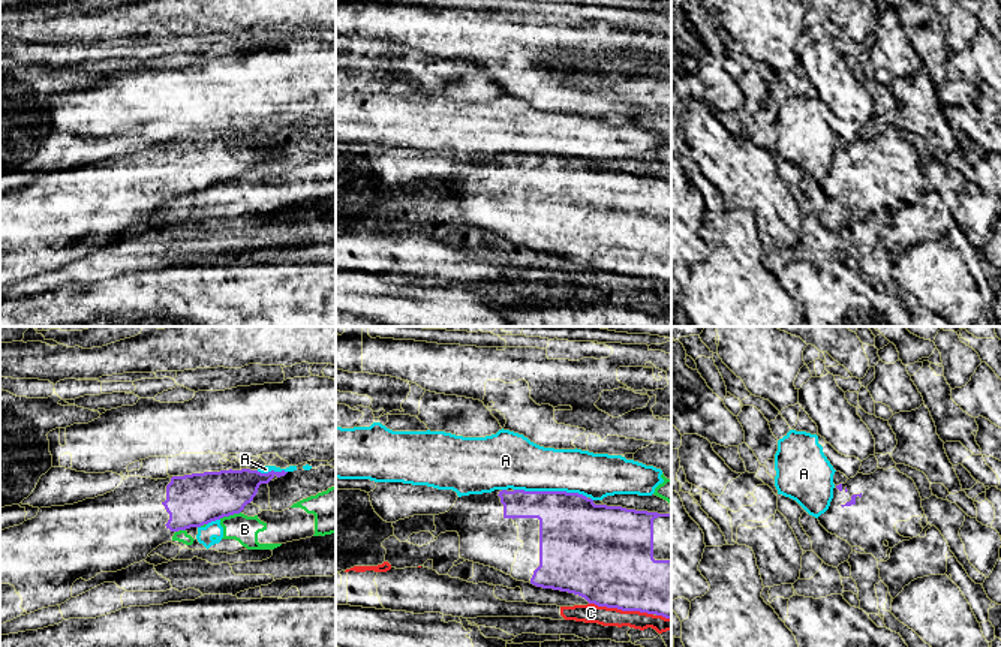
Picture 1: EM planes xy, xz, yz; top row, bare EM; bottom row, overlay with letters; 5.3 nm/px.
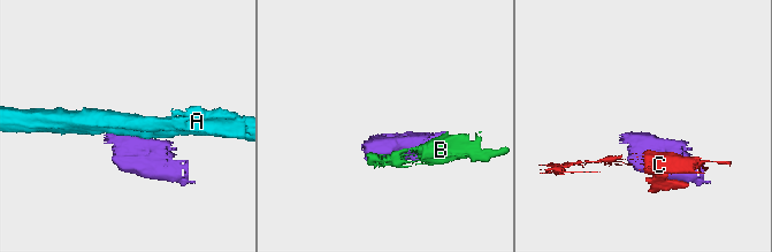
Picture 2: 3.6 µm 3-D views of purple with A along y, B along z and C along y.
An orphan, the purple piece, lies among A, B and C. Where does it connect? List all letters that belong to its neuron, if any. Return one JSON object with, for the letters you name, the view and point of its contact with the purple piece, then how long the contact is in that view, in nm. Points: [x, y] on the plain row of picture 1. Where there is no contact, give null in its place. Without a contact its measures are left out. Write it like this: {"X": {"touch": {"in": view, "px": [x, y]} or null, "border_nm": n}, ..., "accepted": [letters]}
{"accepted": []}

